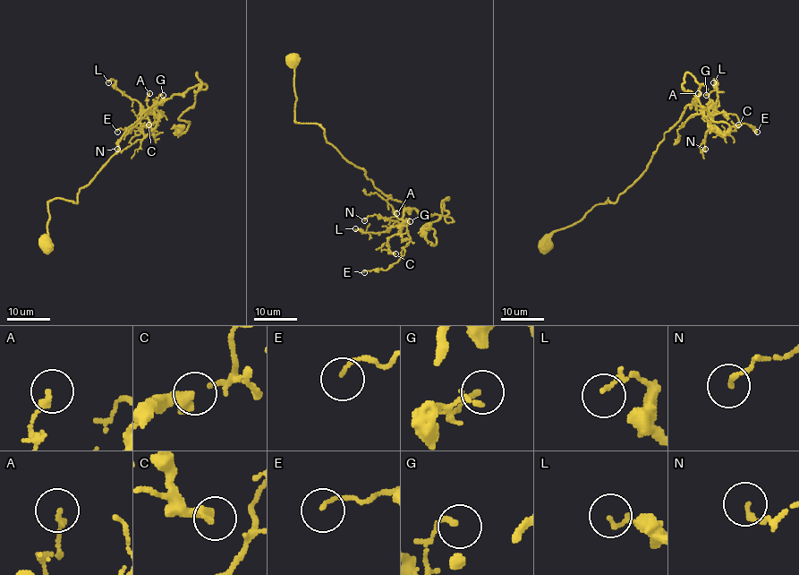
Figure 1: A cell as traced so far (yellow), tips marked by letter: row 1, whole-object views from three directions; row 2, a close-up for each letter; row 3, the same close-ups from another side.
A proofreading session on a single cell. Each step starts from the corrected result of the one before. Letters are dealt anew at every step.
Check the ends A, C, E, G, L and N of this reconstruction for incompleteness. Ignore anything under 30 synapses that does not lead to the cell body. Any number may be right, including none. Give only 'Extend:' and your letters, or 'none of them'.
Extend: none of them

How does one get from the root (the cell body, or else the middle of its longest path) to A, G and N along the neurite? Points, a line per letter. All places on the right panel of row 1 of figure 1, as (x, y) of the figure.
A: (543, 244), (607, 198), (615, 202), (647, 167), (685, 107), (695, 104), (703, 113), (697, 113), (698, 93)
G: (543, 244), (607, 198), (615, 202), (647, 167), (688, 104), (708, 115), (706, 95)
N: (543, 244), (607, 198), (615, 202), (647, 167), (688, 104), (698, 105), (707, 119), (700, 147), (705, 149)

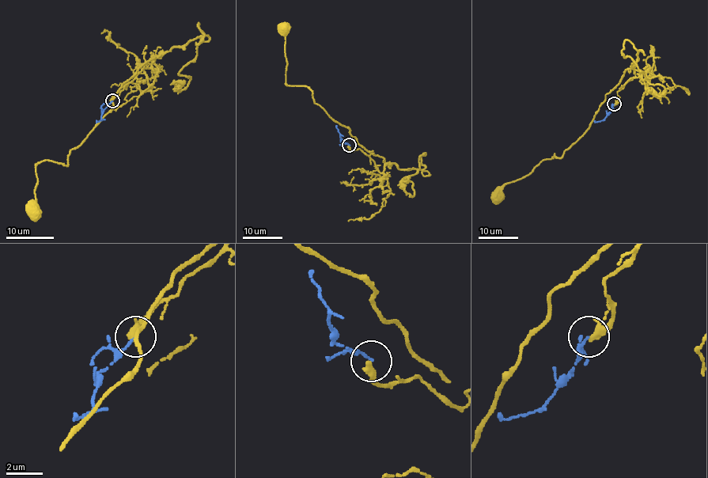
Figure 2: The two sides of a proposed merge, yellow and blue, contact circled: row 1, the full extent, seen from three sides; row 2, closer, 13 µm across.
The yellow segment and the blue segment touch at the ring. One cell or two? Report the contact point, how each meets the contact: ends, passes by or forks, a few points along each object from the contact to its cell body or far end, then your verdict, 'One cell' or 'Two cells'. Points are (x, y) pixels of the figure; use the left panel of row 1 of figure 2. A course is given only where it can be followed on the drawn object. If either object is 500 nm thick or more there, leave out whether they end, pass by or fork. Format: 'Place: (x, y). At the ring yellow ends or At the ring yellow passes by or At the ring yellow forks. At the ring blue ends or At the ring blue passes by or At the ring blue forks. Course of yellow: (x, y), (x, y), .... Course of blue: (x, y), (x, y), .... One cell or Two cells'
Place: (112, 100). At the ring yellow ends. At the ring blue ends. Course of yellow: (112, 100), (153, 58), (118, 89), (113, 108), (70, 150), (67, 165), (43, 160), (36, 165), (34, 210). Course of blue: (112, 100), (96, 120). One cell

